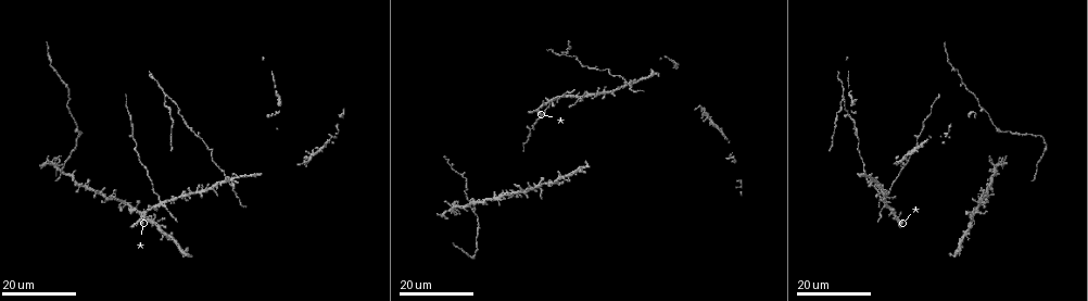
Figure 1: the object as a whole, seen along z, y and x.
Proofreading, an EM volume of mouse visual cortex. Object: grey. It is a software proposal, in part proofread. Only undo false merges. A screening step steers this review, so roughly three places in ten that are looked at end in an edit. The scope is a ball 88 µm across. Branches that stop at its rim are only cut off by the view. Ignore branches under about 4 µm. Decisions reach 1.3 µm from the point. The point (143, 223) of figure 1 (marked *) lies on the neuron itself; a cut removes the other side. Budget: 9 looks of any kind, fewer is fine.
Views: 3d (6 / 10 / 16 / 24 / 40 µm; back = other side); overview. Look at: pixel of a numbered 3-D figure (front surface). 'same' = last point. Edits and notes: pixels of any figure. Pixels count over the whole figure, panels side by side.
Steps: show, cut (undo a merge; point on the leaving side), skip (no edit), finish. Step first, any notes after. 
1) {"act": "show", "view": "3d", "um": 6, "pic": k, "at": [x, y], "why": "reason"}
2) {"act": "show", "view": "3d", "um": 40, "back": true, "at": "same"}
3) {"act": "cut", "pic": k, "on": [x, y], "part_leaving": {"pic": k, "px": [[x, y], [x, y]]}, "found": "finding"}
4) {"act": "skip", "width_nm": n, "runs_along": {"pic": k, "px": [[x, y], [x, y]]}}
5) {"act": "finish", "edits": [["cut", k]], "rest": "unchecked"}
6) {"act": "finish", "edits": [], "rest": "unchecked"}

{"act": "show", "view": "3d", "um": 24, "pic": 1, "at": [628, 83]}

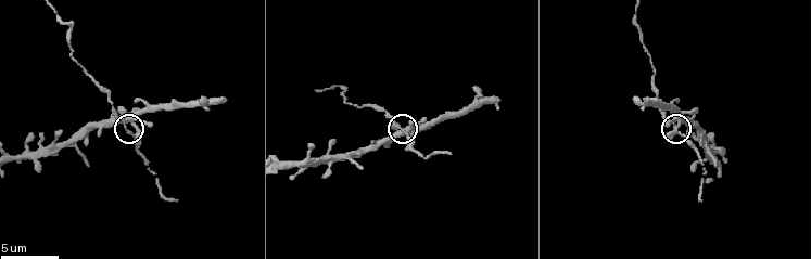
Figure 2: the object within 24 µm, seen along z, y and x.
{"act": "show", "view": "3d", "um": 10, "pic": 2, "at": [673, 126]}

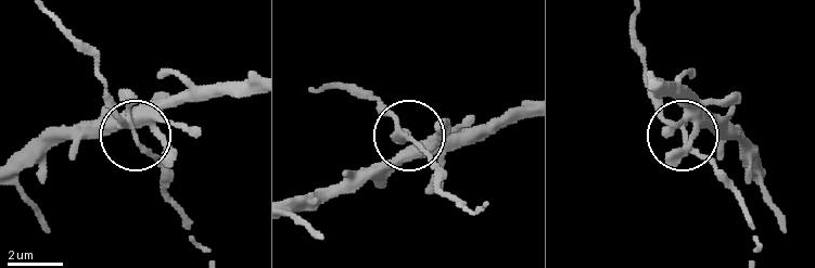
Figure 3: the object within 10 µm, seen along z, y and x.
{"act": "skip", "side_arm_um": 52, "runs_along": {"pic": 3, "px": [[293, 209], [364, 181], [398, 149], [400, 128], [380, 102]]}, "found": "all the same neuron"}

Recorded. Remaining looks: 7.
{"act": "show", "view": "3d", "um": 24, "pic": 1, "at": [592, 70]}

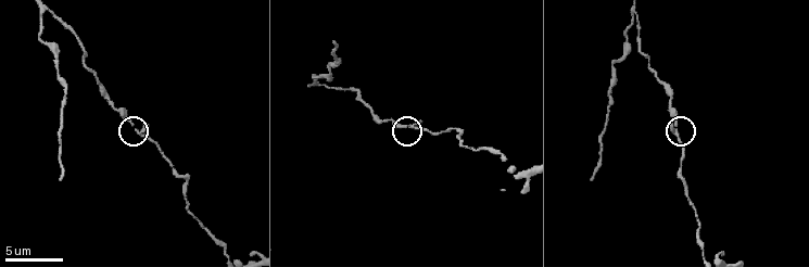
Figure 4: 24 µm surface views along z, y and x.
{"act": "show", "view": "3d", "um": 10, "pic": 4, "at": [131, 123]}

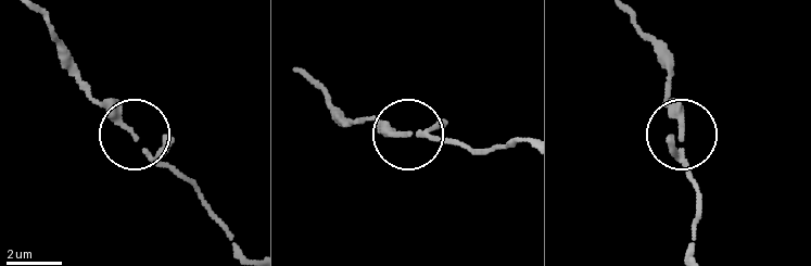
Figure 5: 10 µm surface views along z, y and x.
{"act": "skip", "runs_along": {"pic": 5, "px": [[689, 252], [699, 195], [663, 79]]}, "found": "continuous, no second neuron"}

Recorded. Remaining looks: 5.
{"act": "show", "view": "3d", "um": 16, "pic": 1, "at": [167, 94]}

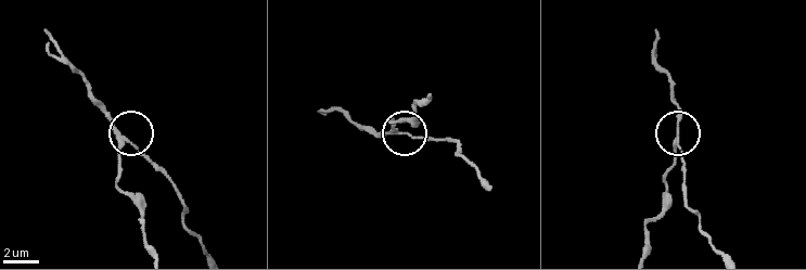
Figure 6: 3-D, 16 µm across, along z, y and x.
{"act": "show", "view": "3d", "um": 6, "pic": 6, "at": [675, 141]}

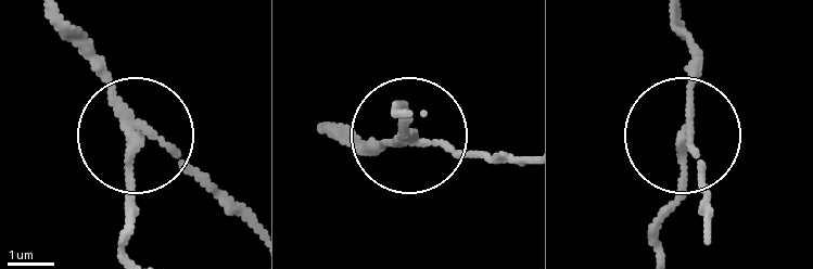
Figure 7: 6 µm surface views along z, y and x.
{"act": "cut", "pic": 7, "on": [126, 191], "width_nm": 160, "part_leaving": {"pic": 7, "px": [[122, 128], [122, 252]]}, "found": "two neurons meet here"}

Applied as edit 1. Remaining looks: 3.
{"act": "show", "view": "3d", "um": 16, "pic": 1, "at": [56, 166], "why": "four arms meet"}

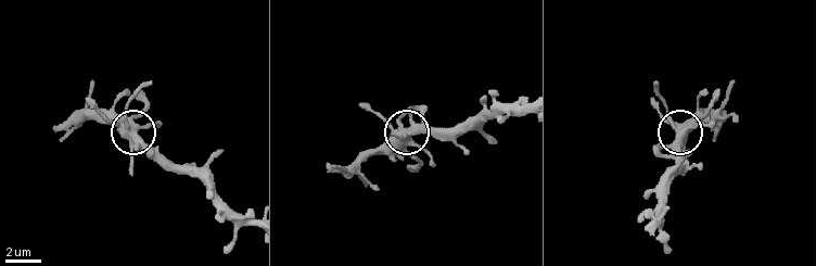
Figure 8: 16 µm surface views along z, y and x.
{"act": "show", "view": "3d", "um": 10, "pic": 8, "at": [132, 134], "why": "closer look"}

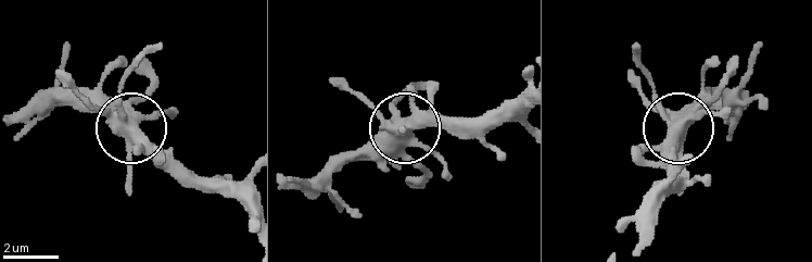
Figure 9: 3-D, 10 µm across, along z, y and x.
{"act": "show", "view": "3d", "um": 6, "pic": 9, "at": [132, 127], "why": "zoom in"}

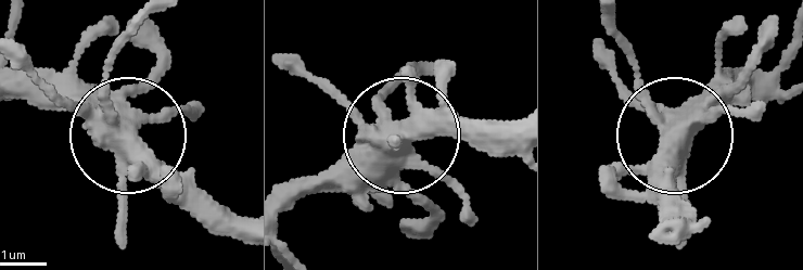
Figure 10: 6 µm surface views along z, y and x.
{"act": "skip", "width_nm": 480, "runs_along": {"pic": 10, "px": [[510, 117], [428, 117], [370, 133], [292, 195]]}, "found": "one neuron here"}

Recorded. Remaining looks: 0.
{"act": "finish", "edits": [["cut", 7]], "rest": "unchecked"}

